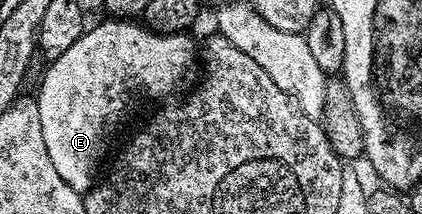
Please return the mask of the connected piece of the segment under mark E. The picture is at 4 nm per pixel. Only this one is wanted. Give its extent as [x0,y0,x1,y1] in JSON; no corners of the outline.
[35,18,199,194]

